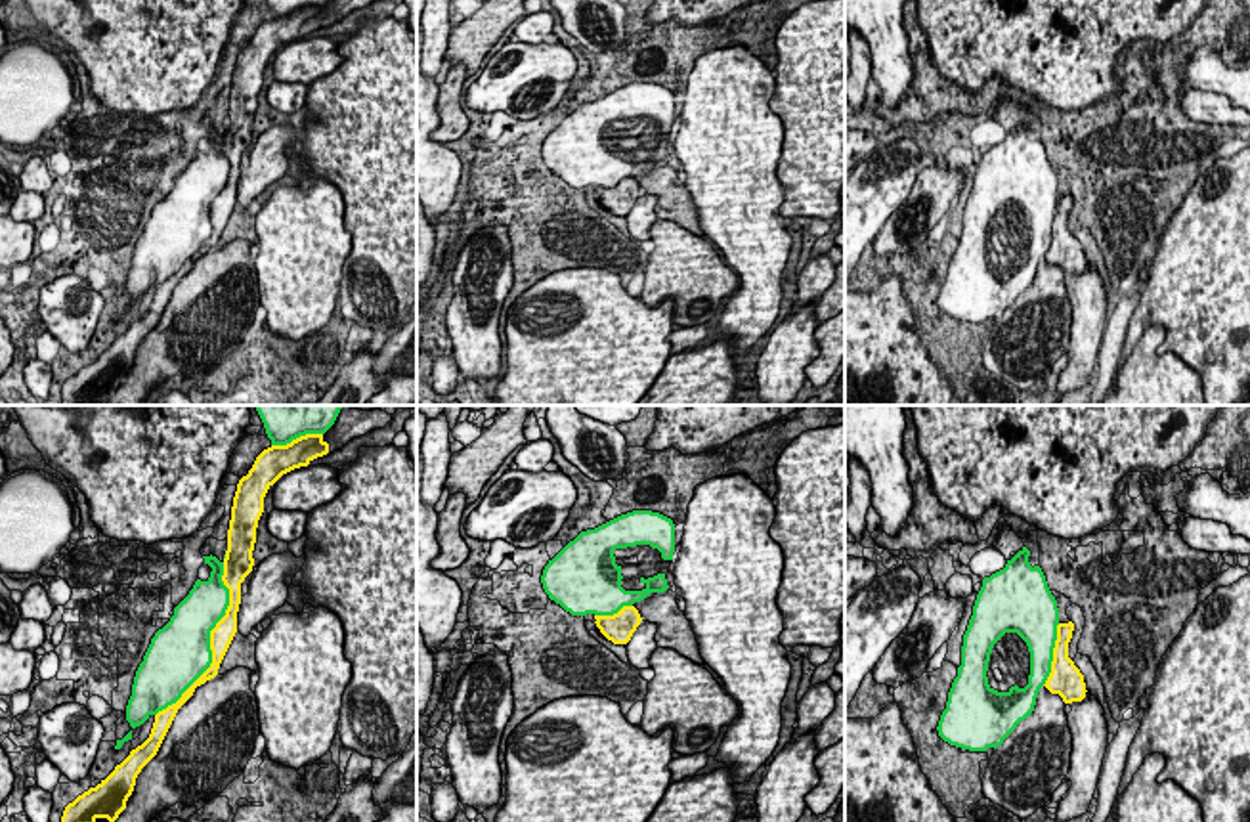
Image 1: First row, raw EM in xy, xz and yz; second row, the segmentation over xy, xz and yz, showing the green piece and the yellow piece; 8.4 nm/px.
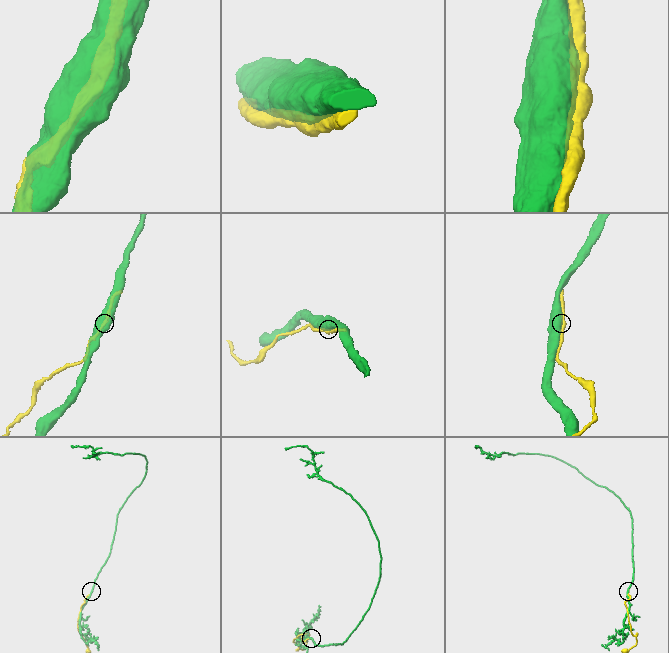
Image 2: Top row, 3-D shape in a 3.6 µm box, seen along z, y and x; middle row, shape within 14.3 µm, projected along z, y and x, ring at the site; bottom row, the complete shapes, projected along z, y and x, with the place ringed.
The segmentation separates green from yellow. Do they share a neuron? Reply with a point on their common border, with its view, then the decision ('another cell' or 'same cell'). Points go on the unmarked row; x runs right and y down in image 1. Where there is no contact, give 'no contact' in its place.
contact xy (209, 215); another cell

